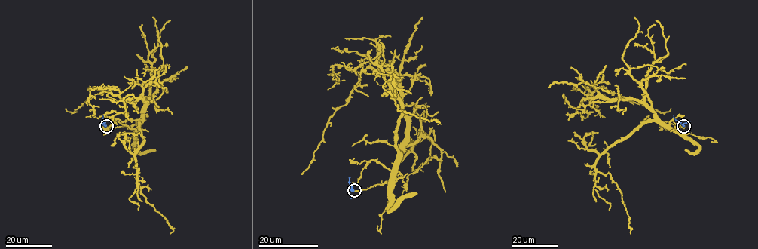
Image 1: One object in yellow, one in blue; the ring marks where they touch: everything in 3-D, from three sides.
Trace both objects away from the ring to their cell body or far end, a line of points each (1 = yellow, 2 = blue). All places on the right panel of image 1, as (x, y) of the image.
1: (684, 126), (673, 121), (665, 124), (635, 100), (591, 101), (588, 96), (605, 88), (661, 112), (671, 108)
2: (683, 126), (673, 115)

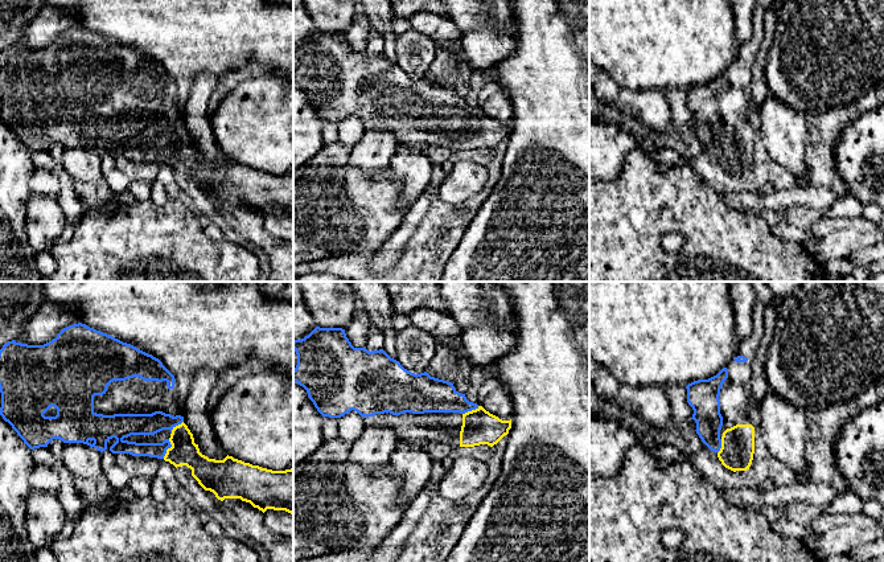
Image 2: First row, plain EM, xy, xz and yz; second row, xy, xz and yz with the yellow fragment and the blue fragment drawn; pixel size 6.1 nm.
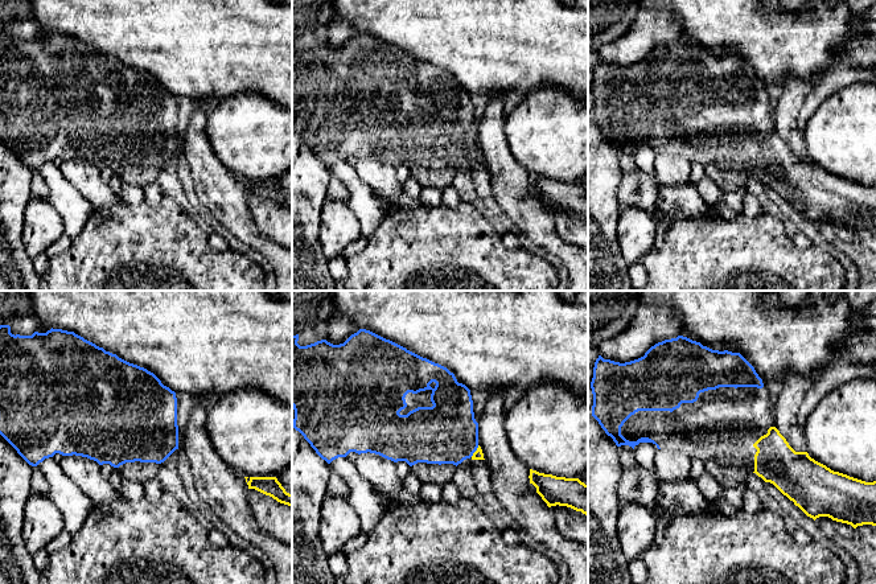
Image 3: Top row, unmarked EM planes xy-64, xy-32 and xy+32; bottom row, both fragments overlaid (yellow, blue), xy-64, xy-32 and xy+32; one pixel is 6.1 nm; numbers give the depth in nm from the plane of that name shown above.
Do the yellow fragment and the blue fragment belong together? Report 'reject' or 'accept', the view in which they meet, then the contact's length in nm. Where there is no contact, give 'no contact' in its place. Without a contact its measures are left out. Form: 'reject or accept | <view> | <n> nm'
accept | xy | 130 nm

